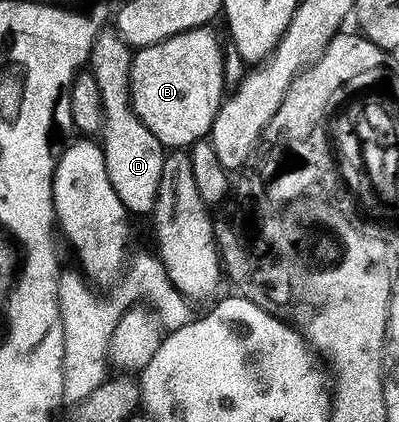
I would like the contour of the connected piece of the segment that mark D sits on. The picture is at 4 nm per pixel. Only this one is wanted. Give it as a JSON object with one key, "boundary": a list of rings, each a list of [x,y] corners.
{"boundary":[[[113,30],[100,31],[91,47],[90,71],[102,96],[103,126],[101,147],[109,180],[122,204],[132,215],[152,213],[159,196],[167,150],[161,141],[139,120],[131,108],[130,78],[132,51]]]}

